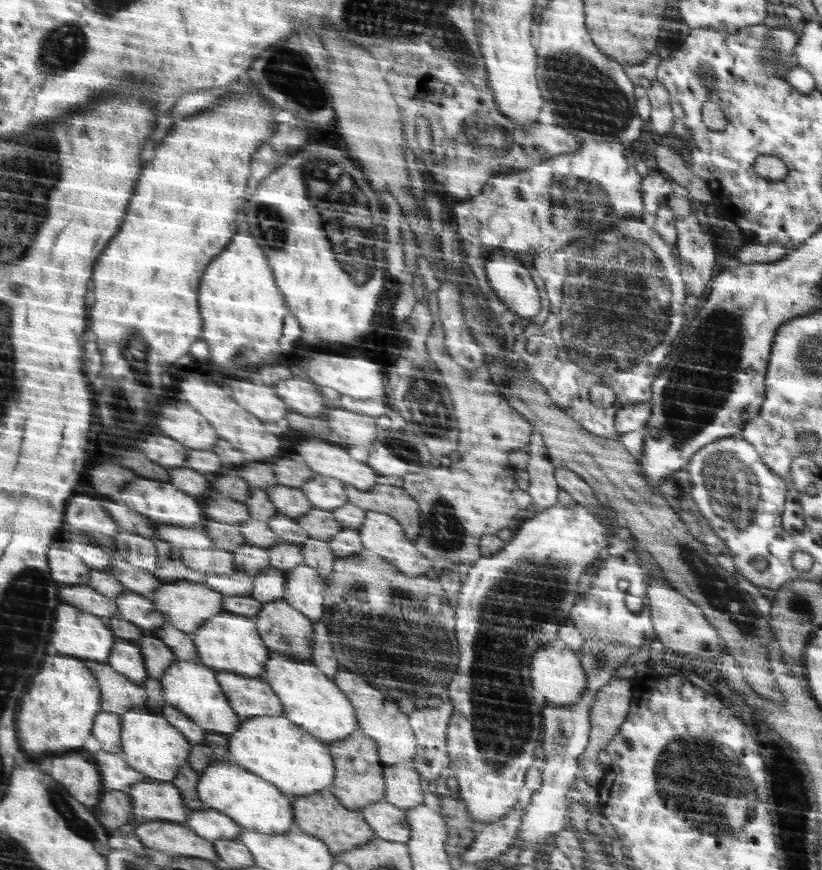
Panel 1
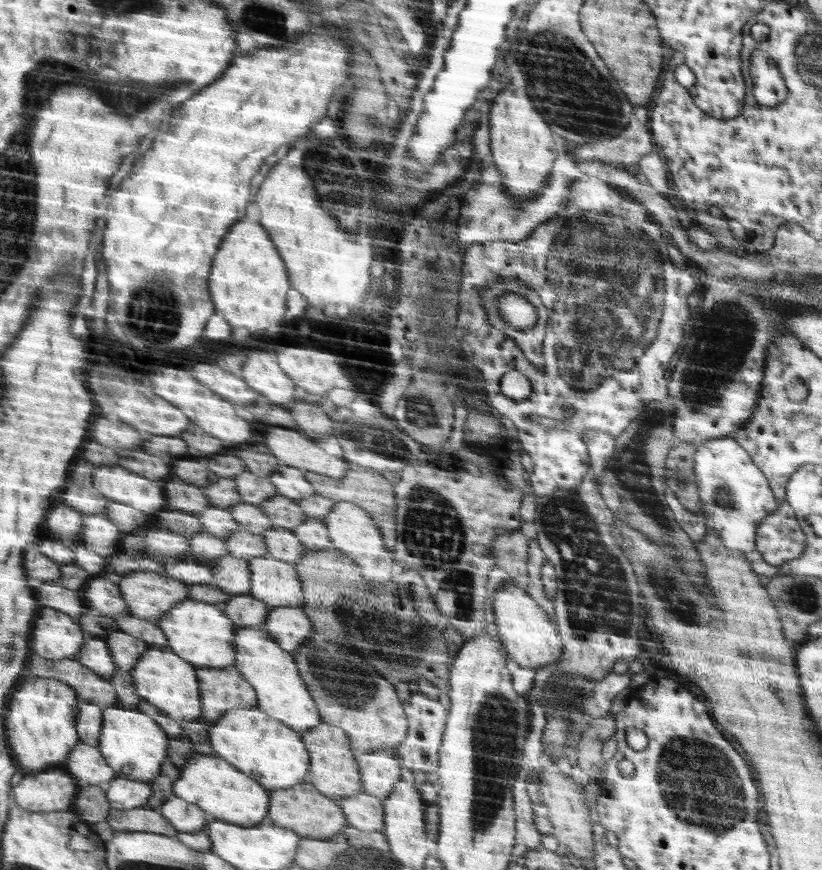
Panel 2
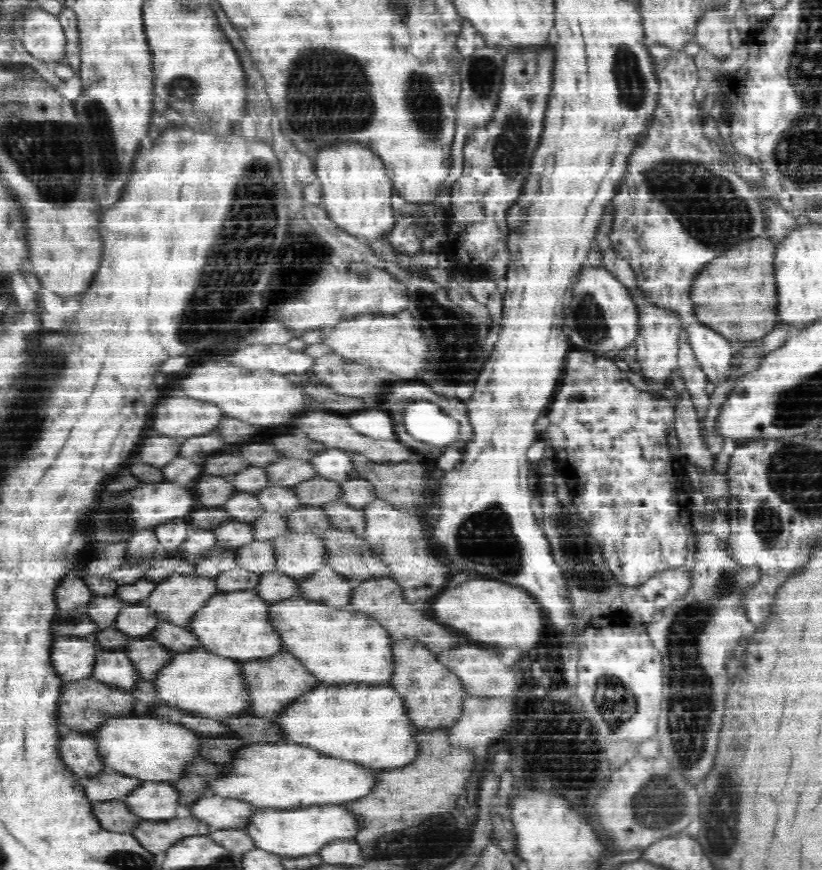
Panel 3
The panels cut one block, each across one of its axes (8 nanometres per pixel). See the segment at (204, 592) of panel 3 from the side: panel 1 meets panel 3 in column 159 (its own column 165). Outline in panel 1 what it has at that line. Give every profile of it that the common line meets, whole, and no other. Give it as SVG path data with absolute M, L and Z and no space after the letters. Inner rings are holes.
M191 581L166 582L163 588L154 592L152 597L157 605L158 611L162 612L169 623L174 624L187 633L196 633L214 618L226 613L227 596L210 588L206 583L194 583Z

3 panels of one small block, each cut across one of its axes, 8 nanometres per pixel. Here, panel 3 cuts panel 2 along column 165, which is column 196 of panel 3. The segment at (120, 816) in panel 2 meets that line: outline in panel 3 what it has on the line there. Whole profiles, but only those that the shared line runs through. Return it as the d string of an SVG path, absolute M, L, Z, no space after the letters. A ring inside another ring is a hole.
M186 814L164 821L143 821L131 834L150 852L162 852L169 849L175 842L190 835L210 835L212 825L196 817Z

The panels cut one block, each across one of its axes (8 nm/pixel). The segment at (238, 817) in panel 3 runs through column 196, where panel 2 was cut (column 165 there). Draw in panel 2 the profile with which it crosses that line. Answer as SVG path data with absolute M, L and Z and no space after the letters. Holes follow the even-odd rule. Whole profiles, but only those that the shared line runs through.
M176 796L169 798L160 811L182 833L204 831L215 819L214 815L206 812L198 804Z

